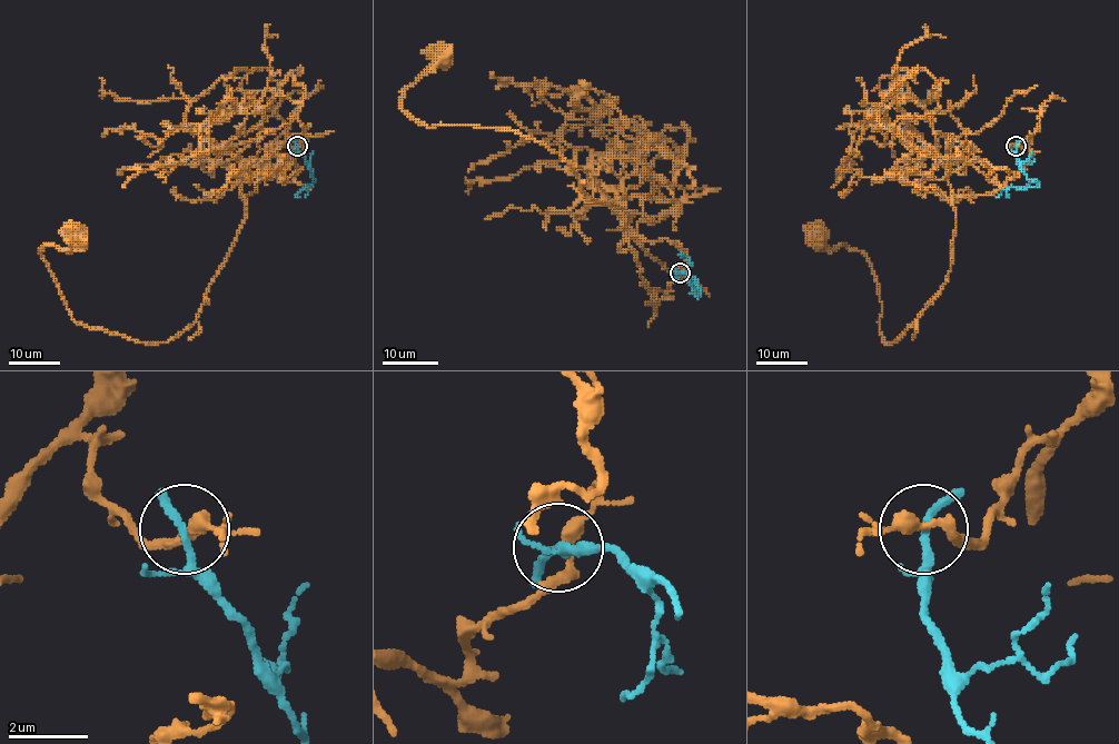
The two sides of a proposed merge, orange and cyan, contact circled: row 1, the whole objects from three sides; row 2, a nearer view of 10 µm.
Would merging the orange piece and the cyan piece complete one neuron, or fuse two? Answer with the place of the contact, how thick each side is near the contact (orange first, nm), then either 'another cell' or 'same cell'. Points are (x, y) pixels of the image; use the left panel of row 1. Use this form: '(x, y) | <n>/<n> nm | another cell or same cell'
(297, 146) | 280/150 nm | another cell

